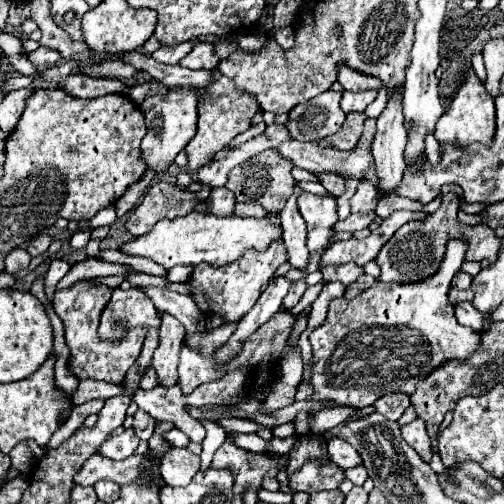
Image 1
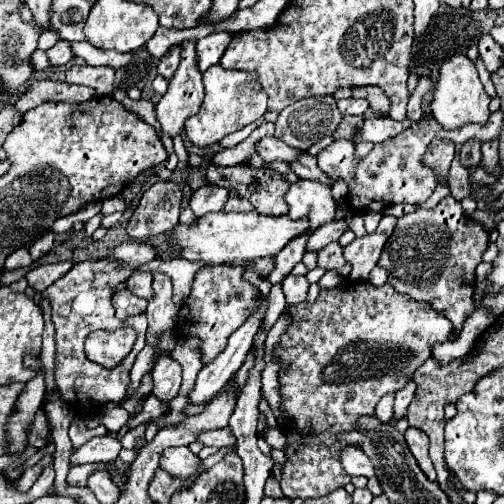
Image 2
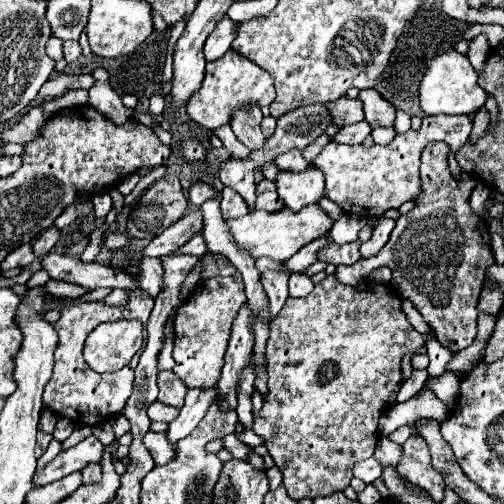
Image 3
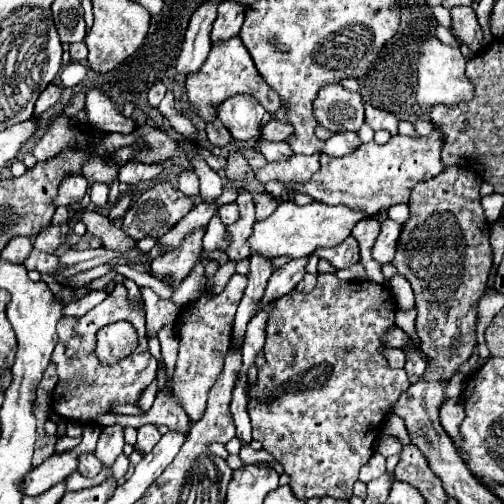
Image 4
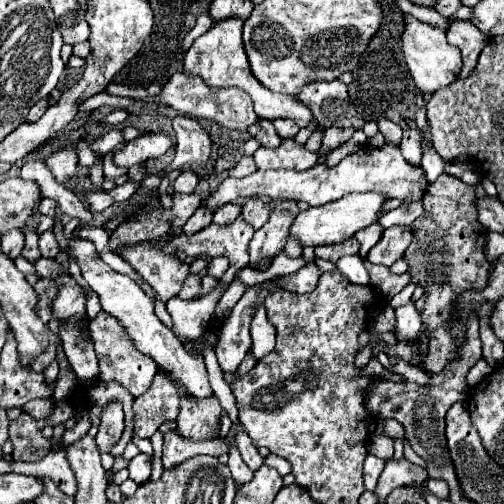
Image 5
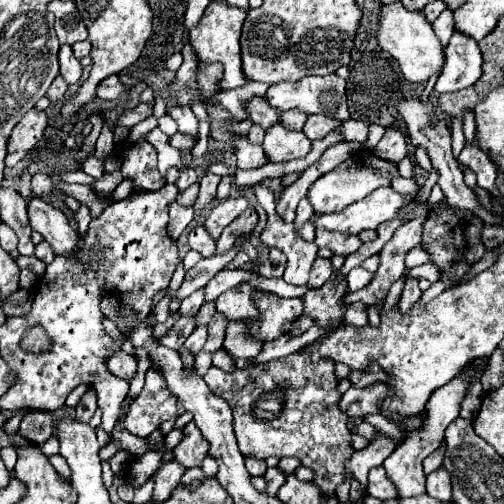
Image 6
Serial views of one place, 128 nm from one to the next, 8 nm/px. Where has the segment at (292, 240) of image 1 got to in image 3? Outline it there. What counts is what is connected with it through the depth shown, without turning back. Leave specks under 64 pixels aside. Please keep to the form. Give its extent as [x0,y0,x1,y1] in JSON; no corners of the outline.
[262,266,288,318]

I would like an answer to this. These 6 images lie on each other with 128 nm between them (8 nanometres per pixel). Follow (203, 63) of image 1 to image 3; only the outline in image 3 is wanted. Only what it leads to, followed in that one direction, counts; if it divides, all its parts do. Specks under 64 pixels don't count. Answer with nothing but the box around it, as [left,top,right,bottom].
[204,16,236,62]

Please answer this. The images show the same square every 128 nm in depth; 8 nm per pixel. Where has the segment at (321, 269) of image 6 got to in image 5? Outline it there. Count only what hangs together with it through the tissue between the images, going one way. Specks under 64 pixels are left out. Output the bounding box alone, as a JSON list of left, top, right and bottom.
[282,264,320,294]

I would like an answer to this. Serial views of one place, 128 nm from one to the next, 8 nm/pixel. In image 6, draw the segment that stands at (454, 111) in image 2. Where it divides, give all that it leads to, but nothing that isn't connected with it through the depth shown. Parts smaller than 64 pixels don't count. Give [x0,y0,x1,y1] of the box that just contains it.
[378,2,444,82]

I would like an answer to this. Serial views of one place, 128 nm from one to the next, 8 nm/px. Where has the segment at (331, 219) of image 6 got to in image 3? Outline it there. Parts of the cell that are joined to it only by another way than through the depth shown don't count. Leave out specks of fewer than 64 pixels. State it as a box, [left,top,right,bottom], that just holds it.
[226,204,332,262]

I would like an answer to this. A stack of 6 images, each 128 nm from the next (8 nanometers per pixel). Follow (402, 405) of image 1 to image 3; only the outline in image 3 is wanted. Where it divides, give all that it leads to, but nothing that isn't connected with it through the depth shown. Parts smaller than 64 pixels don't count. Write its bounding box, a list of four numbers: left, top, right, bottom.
[398,370,428,402]

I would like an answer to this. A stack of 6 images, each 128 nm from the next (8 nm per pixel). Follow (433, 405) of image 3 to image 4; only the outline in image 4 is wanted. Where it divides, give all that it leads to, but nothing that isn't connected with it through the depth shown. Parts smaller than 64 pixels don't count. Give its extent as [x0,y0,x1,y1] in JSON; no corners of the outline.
[440,400,464,444]

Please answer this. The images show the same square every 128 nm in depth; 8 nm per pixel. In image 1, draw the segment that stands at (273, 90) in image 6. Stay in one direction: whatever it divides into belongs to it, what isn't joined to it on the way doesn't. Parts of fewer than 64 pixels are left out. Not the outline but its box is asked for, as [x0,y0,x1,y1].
[342,90,376,114]

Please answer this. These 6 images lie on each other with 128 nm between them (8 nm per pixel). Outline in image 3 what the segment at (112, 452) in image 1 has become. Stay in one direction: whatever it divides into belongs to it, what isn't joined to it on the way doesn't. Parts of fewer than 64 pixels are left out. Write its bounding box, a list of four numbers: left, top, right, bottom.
[34,436,104,486]

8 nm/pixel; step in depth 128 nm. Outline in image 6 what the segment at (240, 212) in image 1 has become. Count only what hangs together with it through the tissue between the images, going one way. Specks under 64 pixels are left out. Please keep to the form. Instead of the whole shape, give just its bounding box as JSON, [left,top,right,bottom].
[204,196,248,238]

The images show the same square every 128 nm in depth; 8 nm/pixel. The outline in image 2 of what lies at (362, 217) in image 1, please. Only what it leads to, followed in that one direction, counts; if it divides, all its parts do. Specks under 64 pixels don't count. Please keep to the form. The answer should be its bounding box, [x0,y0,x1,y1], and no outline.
[306,220,348,250]

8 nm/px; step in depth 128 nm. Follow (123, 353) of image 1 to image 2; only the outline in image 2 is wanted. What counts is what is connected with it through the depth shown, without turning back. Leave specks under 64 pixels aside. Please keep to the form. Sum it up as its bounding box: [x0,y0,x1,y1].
[42,244,156,408]

